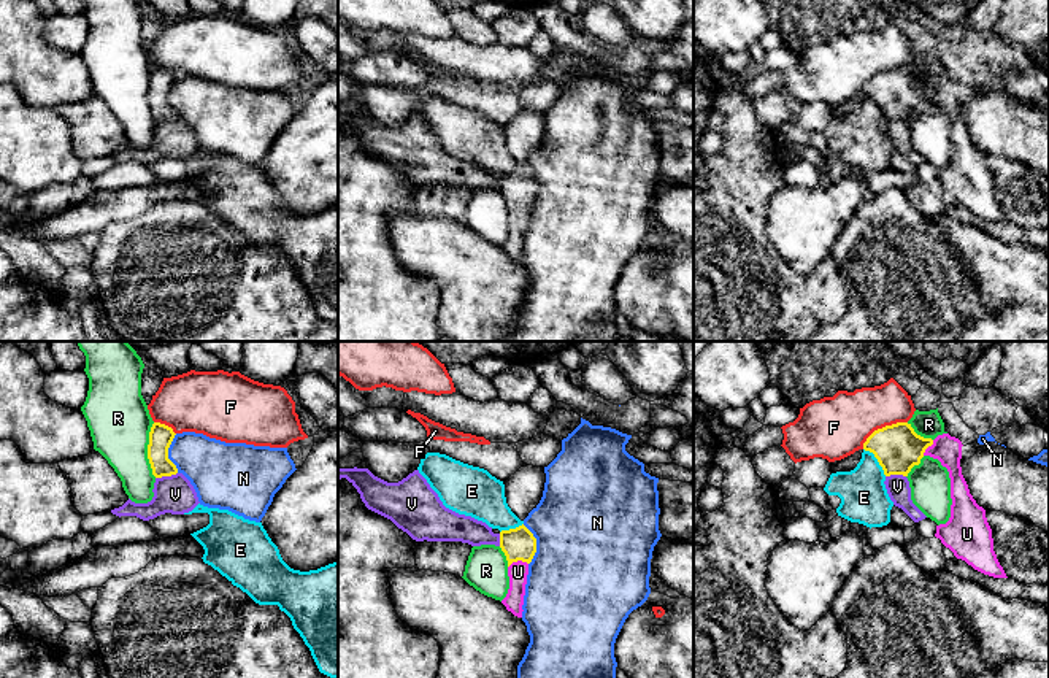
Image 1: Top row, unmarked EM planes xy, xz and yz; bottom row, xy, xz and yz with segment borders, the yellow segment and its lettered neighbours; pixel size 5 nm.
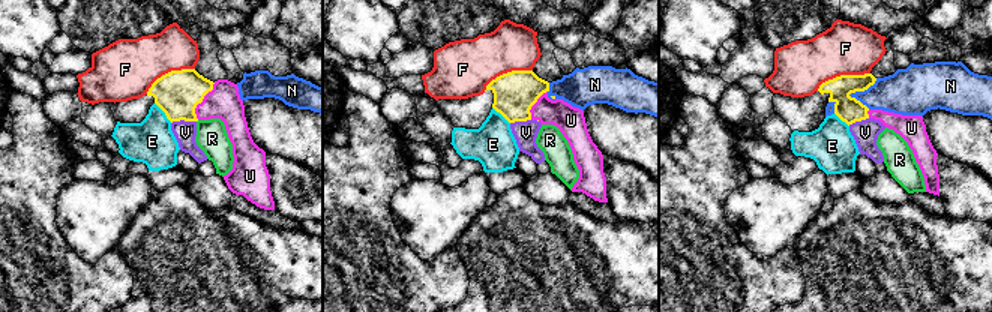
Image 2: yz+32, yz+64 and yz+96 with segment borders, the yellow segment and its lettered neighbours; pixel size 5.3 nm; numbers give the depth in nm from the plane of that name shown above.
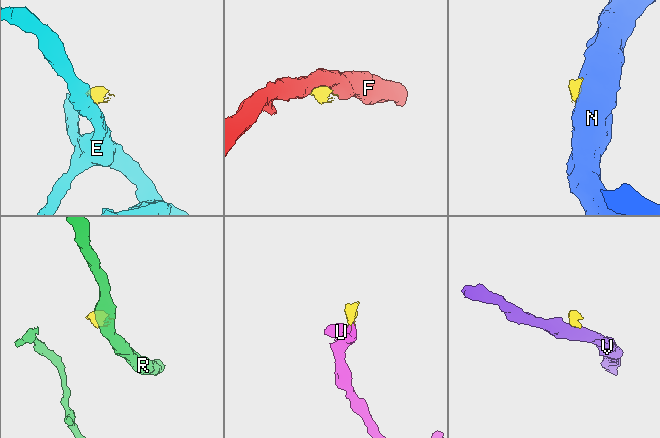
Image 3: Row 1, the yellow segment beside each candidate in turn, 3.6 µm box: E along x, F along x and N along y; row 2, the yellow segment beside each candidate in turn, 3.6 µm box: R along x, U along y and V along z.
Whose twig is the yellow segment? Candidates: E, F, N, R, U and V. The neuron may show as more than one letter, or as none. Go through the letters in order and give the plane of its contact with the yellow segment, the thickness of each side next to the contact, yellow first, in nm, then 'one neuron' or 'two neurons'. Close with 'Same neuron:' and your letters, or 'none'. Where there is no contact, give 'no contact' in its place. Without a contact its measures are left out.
E: contact in yz; calibres 240 and 240 nm; two neurons
F: contact in yz; calibres 240 and 320 nm; two neurons
N: contact in xz; calibres 160 and 500 nm; two neurons
R: contact in xy; calibres 120 and 320 nm; two neurons
U: contact in xz; calibres 160 and 100 nm; one neuron
V: contact in xy; calibres 120 and 200 nm; two neurons
Same neuron: U

